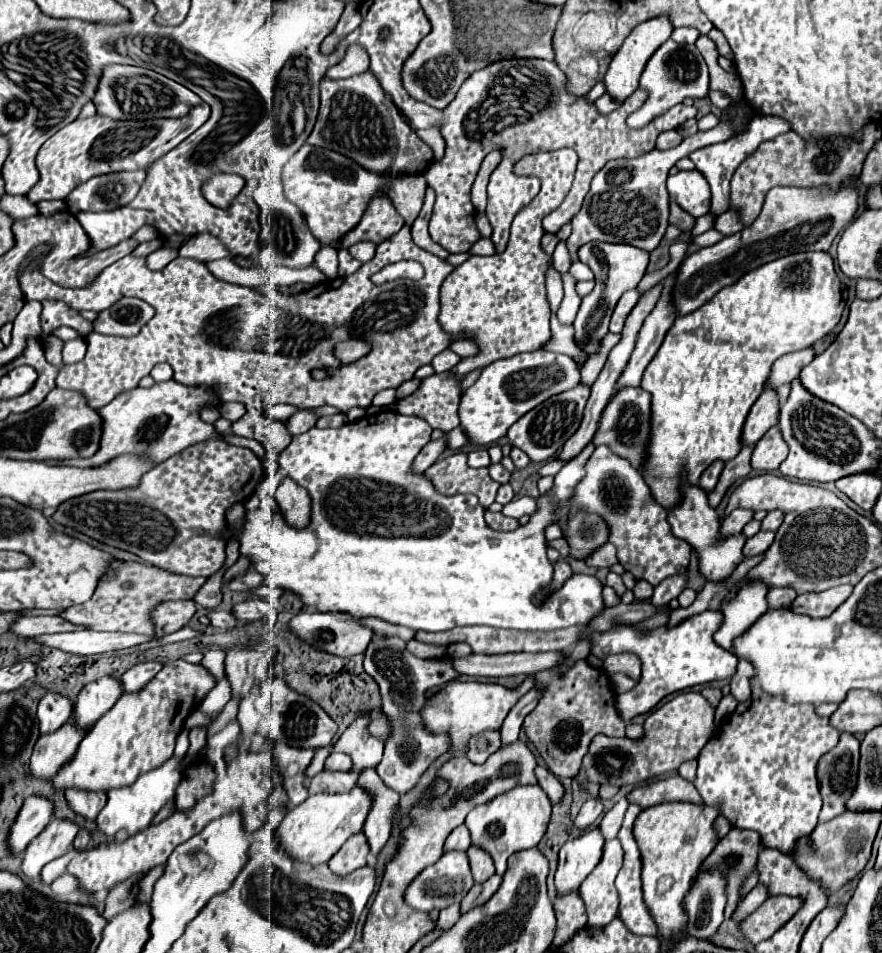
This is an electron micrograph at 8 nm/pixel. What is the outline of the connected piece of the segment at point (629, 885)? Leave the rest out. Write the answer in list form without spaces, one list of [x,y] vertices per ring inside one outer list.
[[[630,805],[628,811],[626,811],[626,817],[624,817],[624,823],[622,823],[622,829],[618,833],[618,839],[626,851],[624,855],[624,865],[616,877],[616,889],[620,893],[620,919],[624,921],[624,925],[636,933],[636,935],[656,935],[656,921],[652,919],[646,903],[644,903],[644,897],[642,897],[642,879],[640,879],[640,873],[642,873],[642,861],[640,861],[640,851],[638,851],[638,845],[636,845],[636,839],[634,839],[634,833],[632,833],[632,825],[636,821],[640,813],[640,805]]]

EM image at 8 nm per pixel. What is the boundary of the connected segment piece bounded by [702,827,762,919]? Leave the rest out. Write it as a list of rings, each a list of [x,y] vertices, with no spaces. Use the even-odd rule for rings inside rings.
[[[732,827],[732,831],[718,841],[716,849],[702,863],[702,869],[720,867],[726,873],[728,879],[726,919],[734,911],[734,905],[738,901],[738,889],[742,879],[756,867],[760,849],[762,849],[760,835],[756,831]]]

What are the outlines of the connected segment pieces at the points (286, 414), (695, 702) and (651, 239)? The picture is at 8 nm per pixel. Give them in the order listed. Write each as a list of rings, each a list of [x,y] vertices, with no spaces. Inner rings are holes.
[[[279,404],[275,406],[268,406],[264,409],[265,415],[273,420],[287,420],[292,415],[297,413],[299,409],[292,405]]]
[[[696,691],[680,693],[646,719],[644,731],[646,735],[640,741],[632,741],[628,737],[616,739],[616,737],[596,735],[582,763],[582,771],[586,771],[588,781],[600,785],[614,783],[622,787],[670,771],[678,771],[680,763],[688,759],[696,759],[702,747],[708,743],[708,739],[712,739],[712,735],[716,733],[714,707]]]
[[[736,105],[732,109],[732,119],[718,123],[710,131],[698,131],[690,137],[684,137],[684,141],[666,151],[652,149],[636,159],[614,159],[608,161],[592,179],[590,191],[584,197],[584,205],[580,207],[580,213],[570,221],[572,235],[570,239],[578,239],[578,243],[588,241],[608,241],[608,243],[628,243],[644,251],[654,251],[668,227],[670,217],[670,195],[666,191],[666,177],[668,171],[674,167],[674,163],[688,155],[688,149],[684,145],[694,145],[694,149],[702,149],[706,145],[714,145],[720,141],[726,141],[734,135],[734,127],[744,123],[748,119],[746,107]]]

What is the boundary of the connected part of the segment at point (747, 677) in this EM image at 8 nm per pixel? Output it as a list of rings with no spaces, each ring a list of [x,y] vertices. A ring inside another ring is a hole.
[[[740,661],[740,667],[736,669],[734,677],[730,679],[730,687],[732,687],[732,695],[738,701],[746,701],[750,697],[750,681],[752,681],[752,673],[756,673],[752,669],[752,665],[748,665],[748,661]]]

